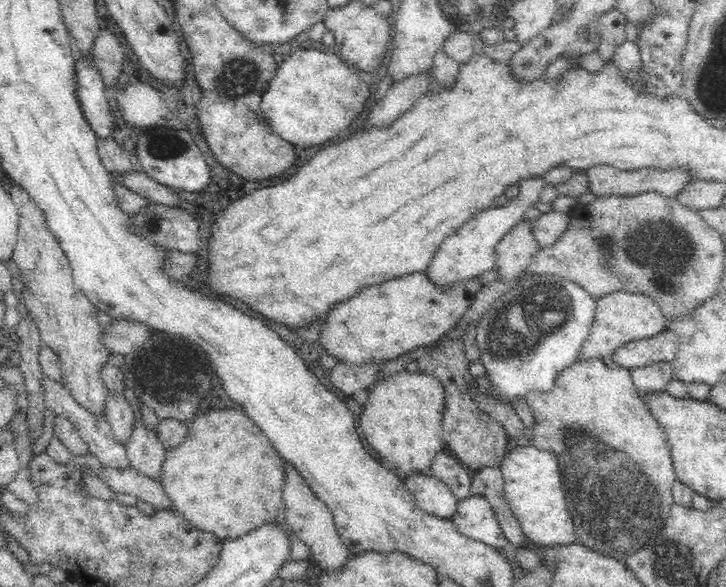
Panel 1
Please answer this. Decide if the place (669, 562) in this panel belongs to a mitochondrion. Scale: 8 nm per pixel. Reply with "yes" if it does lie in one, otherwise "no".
yes

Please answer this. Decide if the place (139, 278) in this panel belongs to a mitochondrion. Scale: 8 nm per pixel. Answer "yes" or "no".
no

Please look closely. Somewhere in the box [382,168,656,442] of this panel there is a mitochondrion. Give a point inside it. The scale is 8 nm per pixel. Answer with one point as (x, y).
(511, 341)

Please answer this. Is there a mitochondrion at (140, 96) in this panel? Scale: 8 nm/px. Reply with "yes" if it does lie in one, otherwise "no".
no

